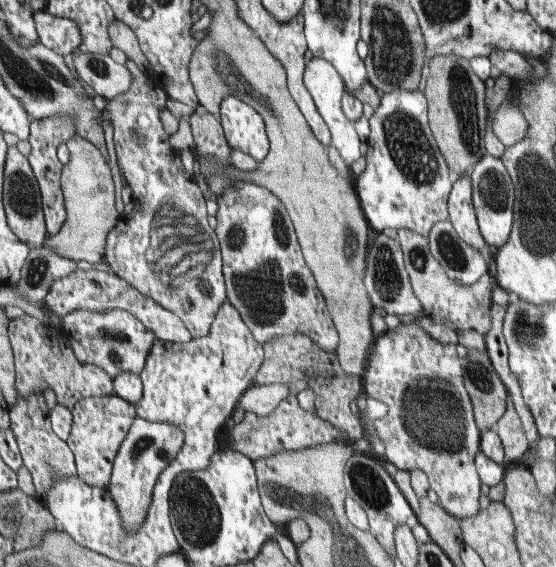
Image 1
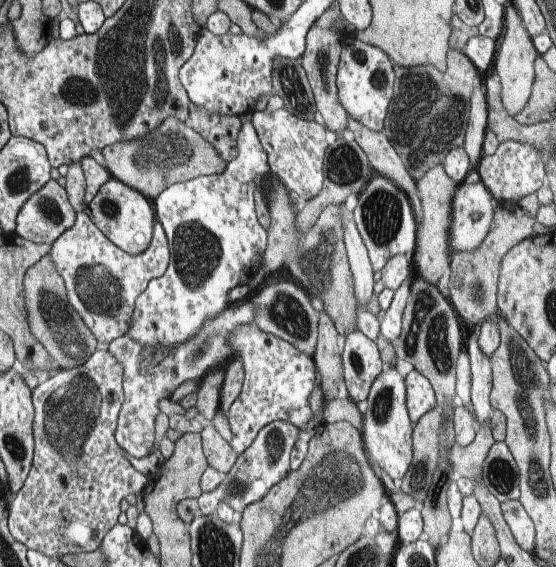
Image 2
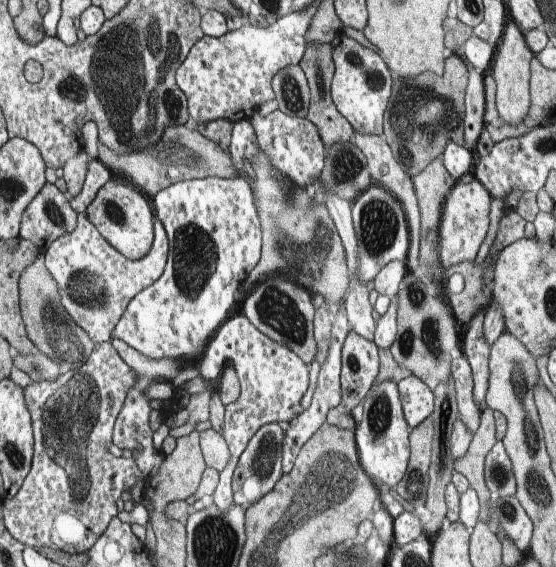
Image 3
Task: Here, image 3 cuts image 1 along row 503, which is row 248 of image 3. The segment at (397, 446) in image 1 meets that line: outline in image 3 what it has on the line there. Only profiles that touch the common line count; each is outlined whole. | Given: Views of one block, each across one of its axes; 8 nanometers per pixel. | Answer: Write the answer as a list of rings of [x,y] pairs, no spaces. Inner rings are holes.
[[[477,179],[468,184],[457,183],[451,192],[448,192],[443,201],[442,219],[437,237],[439,262],[444,270],[476,259],[479,248],[488,234],[488,214],[492,201],[493,198],[490,198],[486,186]]]

